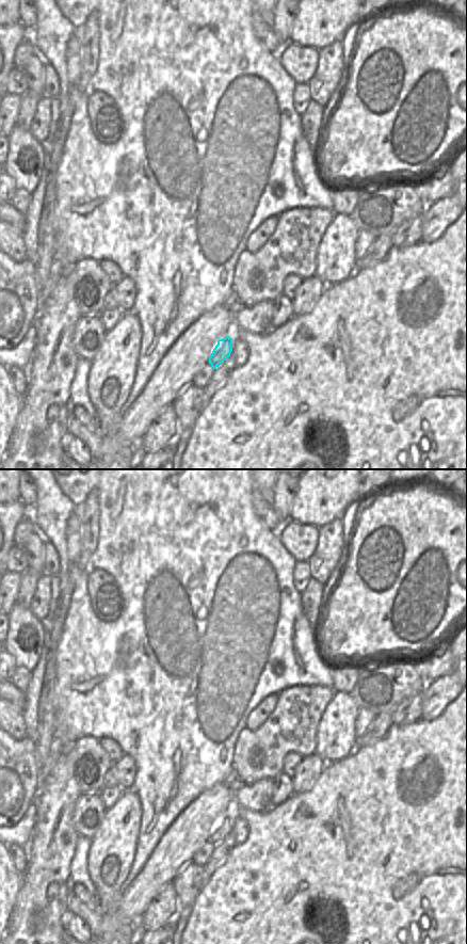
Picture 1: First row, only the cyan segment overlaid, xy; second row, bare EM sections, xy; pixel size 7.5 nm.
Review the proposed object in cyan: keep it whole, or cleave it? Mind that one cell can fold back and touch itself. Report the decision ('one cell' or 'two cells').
one cell

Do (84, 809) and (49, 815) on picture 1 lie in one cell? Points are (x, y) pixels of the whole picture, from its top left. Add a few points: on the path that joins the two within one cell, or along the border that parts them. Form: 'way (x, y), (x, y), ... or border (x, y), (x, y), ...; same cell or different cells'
border (81, 794), (73, 812), (73, 826), (78, 835); different cells

